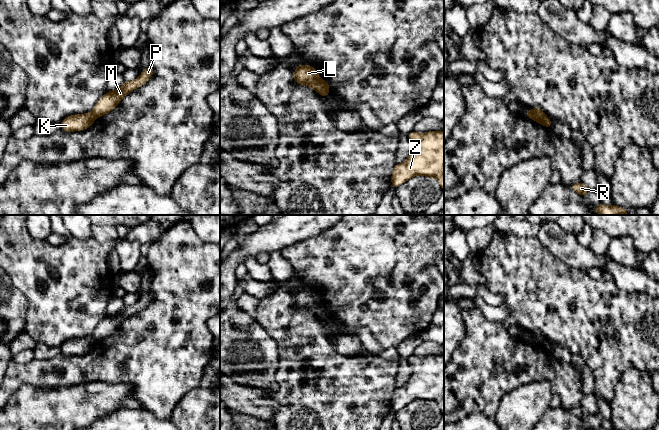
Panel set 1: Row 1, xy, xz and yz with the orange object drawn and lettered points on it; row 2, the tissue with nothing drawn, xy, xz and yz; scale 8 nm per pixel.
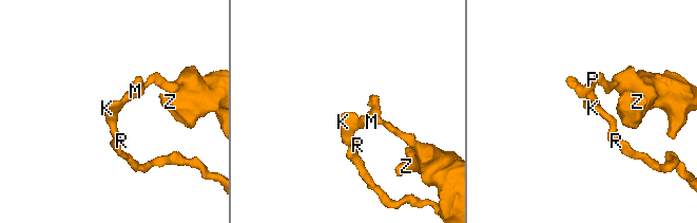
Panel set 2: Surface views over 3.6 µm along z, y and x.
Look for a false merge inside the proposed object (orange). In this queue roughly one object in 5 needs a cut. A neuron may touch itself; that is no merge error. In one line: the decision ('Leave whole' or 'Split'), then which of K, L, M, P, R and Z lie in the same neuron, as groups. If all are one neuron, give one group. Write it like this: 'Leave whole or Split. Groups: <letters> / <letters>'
Split. Groups: K L R / M P Z

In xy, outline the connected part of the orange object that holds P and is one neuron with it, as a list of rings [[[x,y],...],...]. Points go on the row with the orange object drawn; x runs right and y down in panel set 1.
[[[151,65],[141,71],[140,76],[133,81],[124,81],[123,84],[113,91],[106,92],[92,109],[94,118],[99,118],[111,112],[120,101],[133,90],[143,86],[155,73]]]

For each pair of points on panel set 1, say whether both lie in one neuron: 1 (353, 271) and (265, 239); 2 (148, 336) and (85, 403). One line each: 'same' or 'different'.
1: different
2: different

